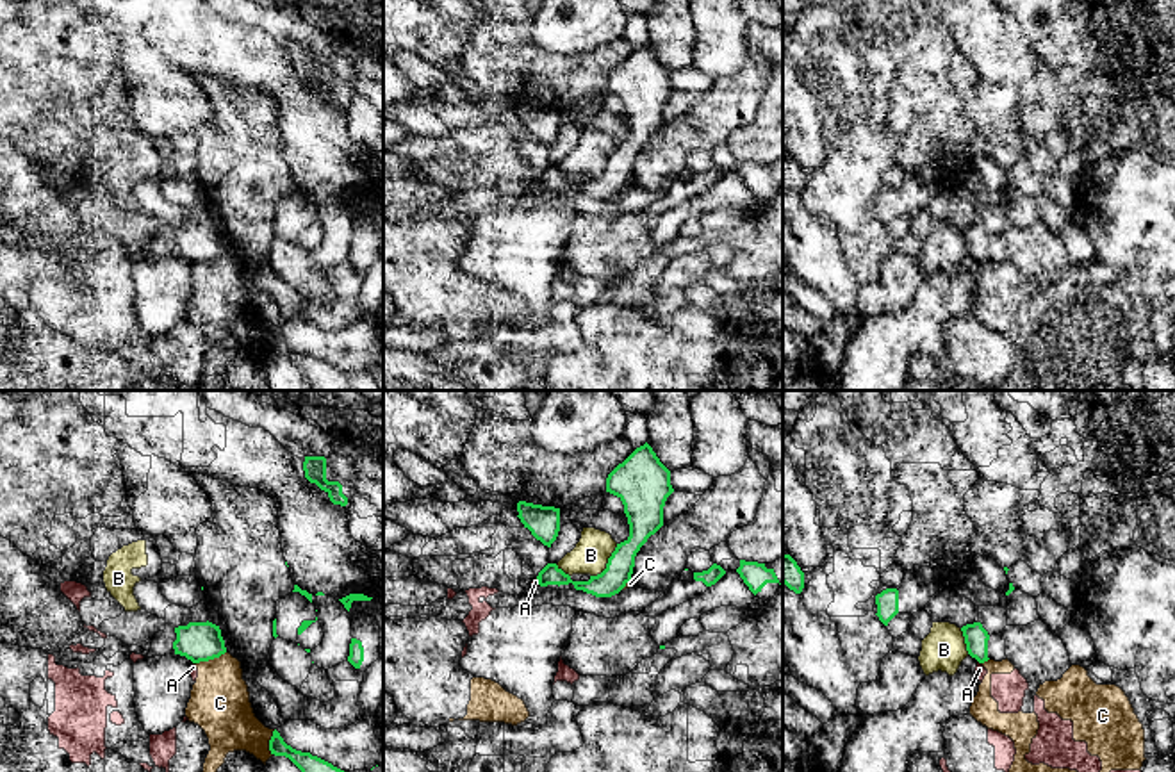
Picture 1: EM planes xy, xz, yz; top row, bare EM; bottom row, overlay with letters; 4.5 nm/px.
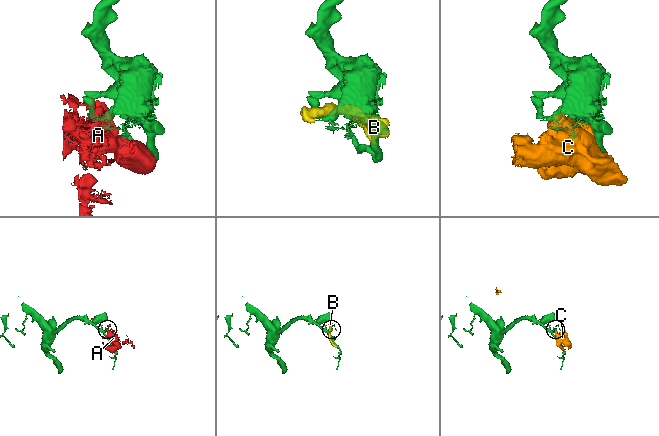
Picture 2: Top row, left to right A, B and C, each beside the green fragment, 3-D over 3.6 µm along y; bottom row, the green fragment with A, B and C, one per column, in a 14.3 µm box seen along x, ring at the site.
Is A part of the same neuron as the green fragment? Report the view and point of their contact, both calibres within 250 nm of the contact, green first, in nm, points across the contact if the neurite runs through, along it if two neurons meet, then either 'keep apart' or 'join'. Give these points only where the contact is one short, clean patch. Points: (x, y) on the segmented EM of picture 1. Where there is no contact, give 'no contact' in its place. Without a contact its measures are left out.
contact xz (539, 582); calibres 90 and 30 nm; keep apart

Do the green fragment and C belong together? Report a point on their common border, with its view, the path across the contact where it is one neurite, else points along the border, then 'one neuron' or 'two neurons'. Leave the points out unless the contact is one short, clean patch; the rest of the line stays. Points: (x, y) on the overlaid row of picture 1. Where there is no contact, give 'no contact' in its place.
xy (209, 658) | two neurons

